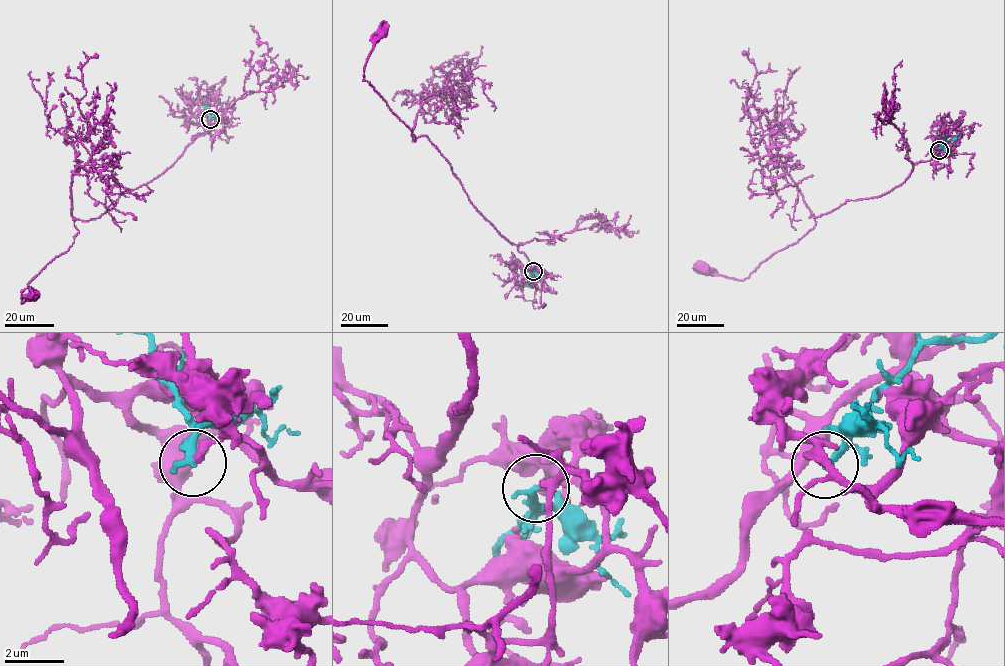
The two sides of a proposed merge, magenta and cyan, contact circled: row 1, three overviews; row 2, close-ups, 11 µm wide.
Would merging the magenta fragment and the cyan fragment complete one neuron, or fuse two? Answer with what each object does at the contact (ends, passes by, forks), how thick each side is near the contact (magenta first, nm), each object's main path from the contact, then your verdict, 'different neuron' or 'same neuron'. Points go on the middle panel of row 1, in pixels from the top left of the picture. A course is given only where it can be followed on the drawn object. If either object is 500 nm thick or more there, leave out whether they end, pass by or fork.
magenta ends | cyan passes by | 240/200 nm | magenta via (533, 270), (523, 274), (521, 243), (499, 233), (436, 147), (425, 135), (413, 141), (364, 79), (382, 32) | cyan via (533, 270), (528, 286) | different neuron

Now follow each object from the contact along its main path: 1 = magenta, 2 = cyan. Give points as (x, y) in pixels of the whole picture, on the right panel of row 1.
1: (939, 150), (943, 140), (886, 193), (809, 217), (813, 228), (743, 280), (704, 269)
2: (939, 150), (947, 141), (957, 136)

